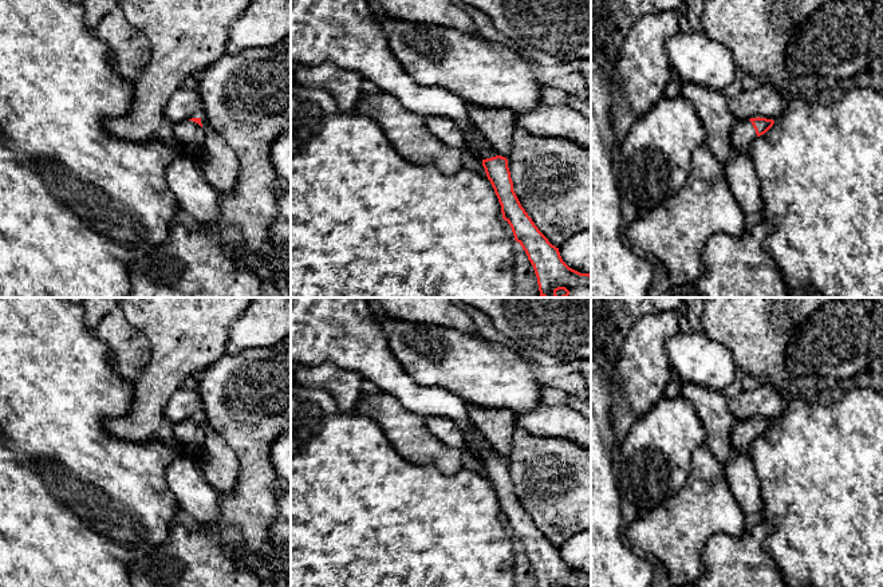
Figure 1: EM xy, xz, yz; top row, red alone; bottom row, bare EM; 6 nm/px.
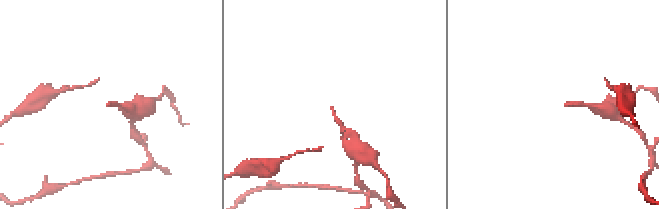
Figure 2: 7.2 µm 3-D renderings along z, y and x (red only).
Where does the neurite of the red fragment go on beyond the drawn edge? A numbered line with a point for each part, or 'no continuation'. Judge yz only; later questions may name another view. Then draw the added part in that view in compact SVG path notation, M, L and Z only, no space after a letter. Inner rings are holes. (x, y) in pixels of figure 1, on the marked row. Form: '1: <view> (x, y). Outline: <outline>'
1: yz (742, 136). Outline: M740 119L732 131L730 142L737 151L748 151L757 138L756 130L749 119Z

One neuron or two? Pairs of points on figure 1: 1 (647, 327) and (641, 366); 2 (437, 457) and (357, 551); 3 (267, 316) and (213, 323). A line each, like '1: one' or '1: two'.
1: one
2: two
3: two

